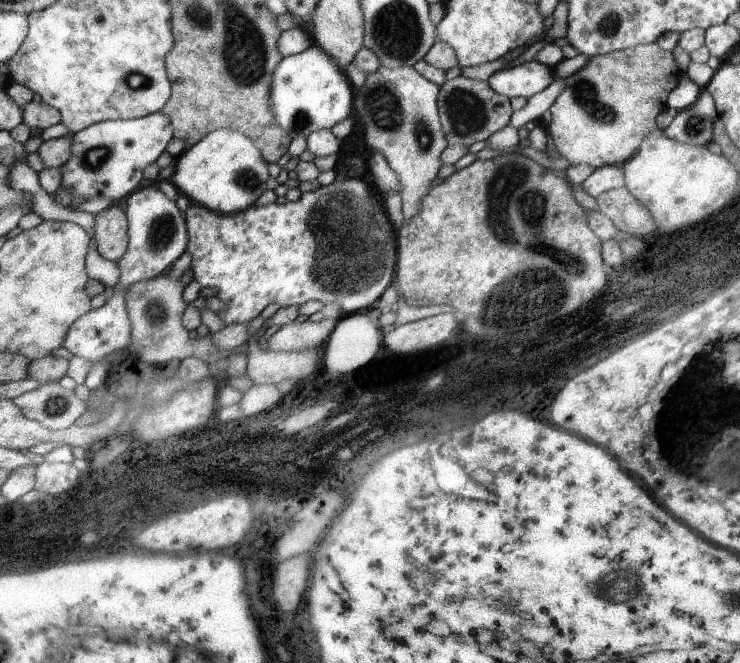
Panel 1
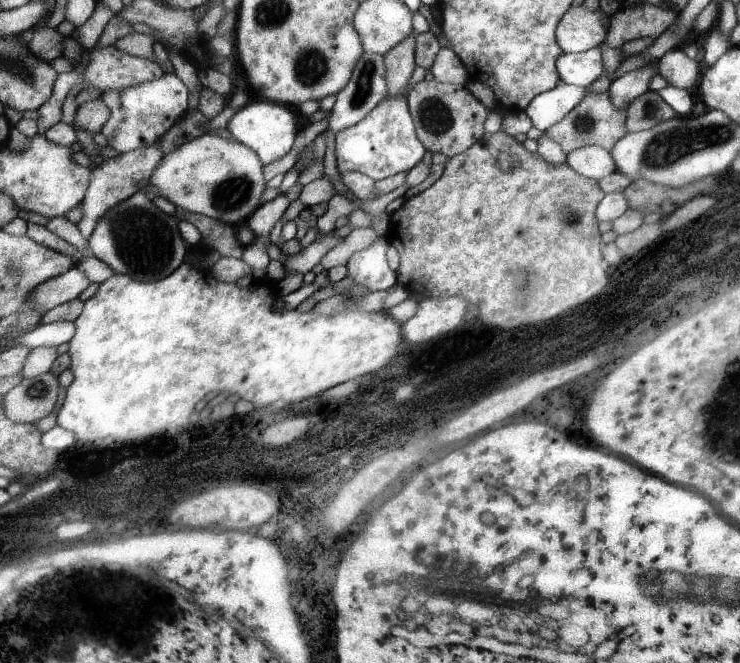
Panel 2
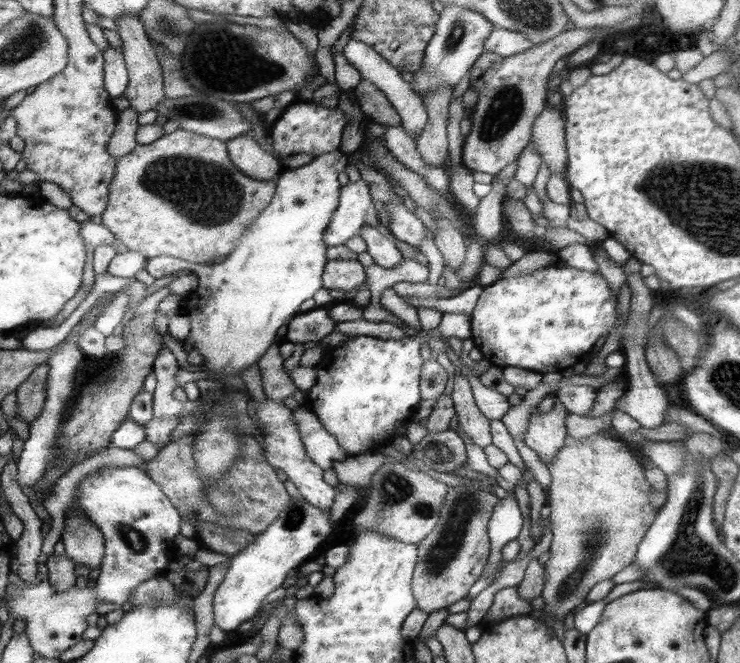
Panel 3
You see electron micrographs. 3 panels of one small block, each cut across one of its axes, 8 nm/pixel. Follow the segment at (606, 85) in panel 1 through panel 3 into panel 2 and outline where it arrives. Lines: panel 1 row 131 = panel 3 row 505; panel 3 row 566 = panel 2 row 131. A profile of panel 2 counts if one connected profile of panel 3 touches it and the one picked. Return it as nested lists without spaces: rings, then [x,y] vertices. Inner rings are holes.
[[[590,89],[584,98],[574,107],[571,112],[565,114],[556,124],[545,130],[545,133],[552,137],[561,149],[568,154],[574,149],[585,146],[598,145],[611,152],[618,140],[628,134],[625,127],[626,107],[617,109],[610,98],[609,90],[604,93],[592,92]]]

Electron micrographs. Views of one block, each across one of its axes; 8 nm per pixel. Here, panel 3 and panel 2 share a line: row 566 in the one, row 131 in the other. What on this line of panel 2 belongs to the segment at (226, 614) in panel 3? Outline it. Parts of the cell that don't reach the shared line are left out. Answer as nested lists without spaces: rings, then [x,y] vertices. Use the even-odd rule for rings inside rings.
[[[255,97],[252,103],[244,105],[231,117],[227,128],[234,140],[253,149],[261,157],[262,164],[269,165],[292,148],[296,132],[300,132],[298,119],[300,116],[296,116],[296,111],[292,112],[292,107]]]

